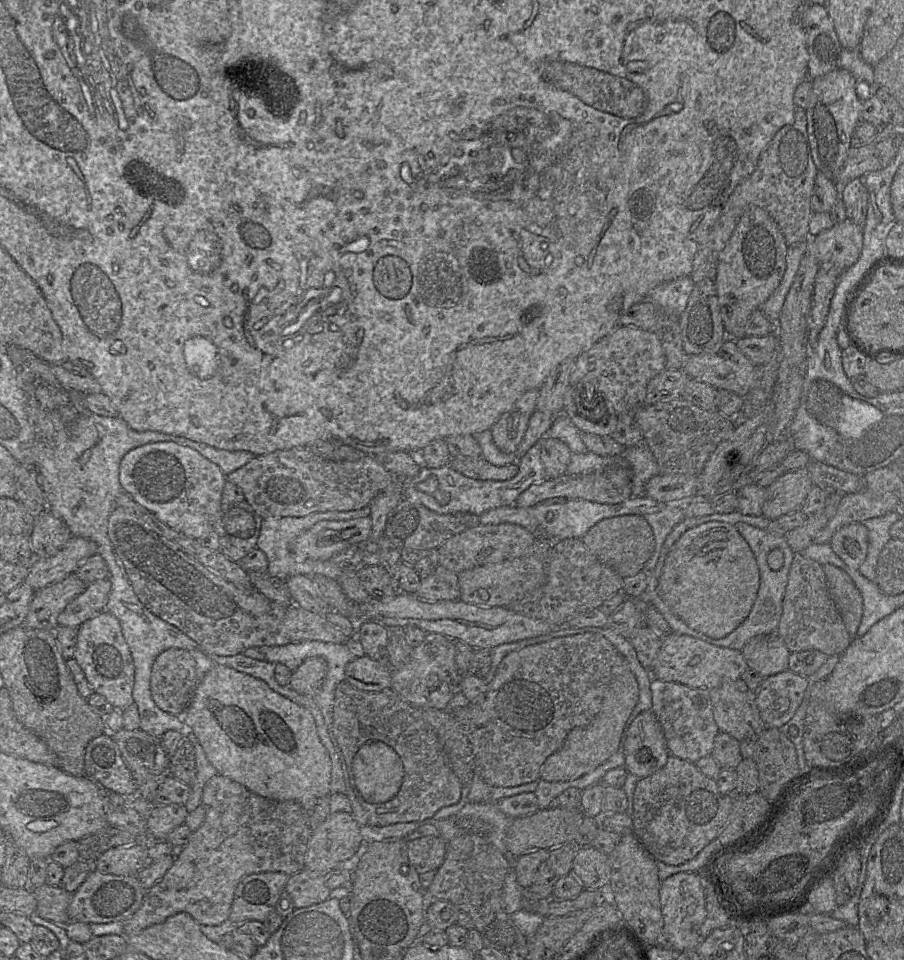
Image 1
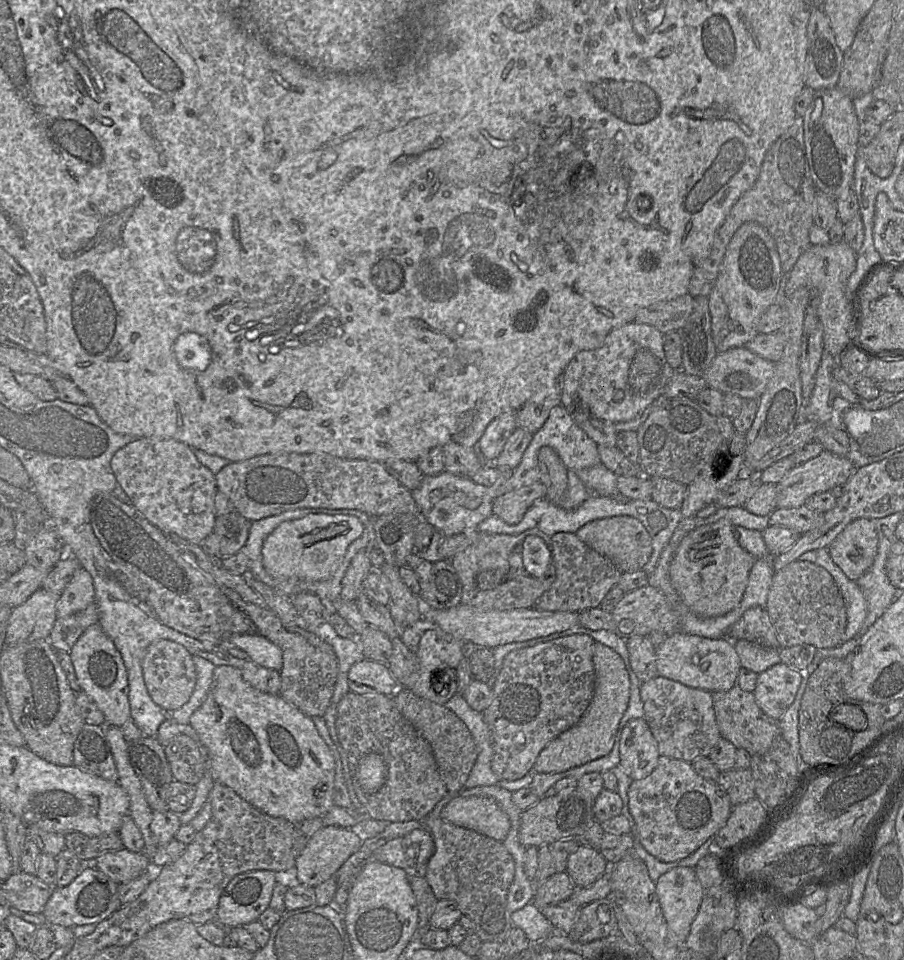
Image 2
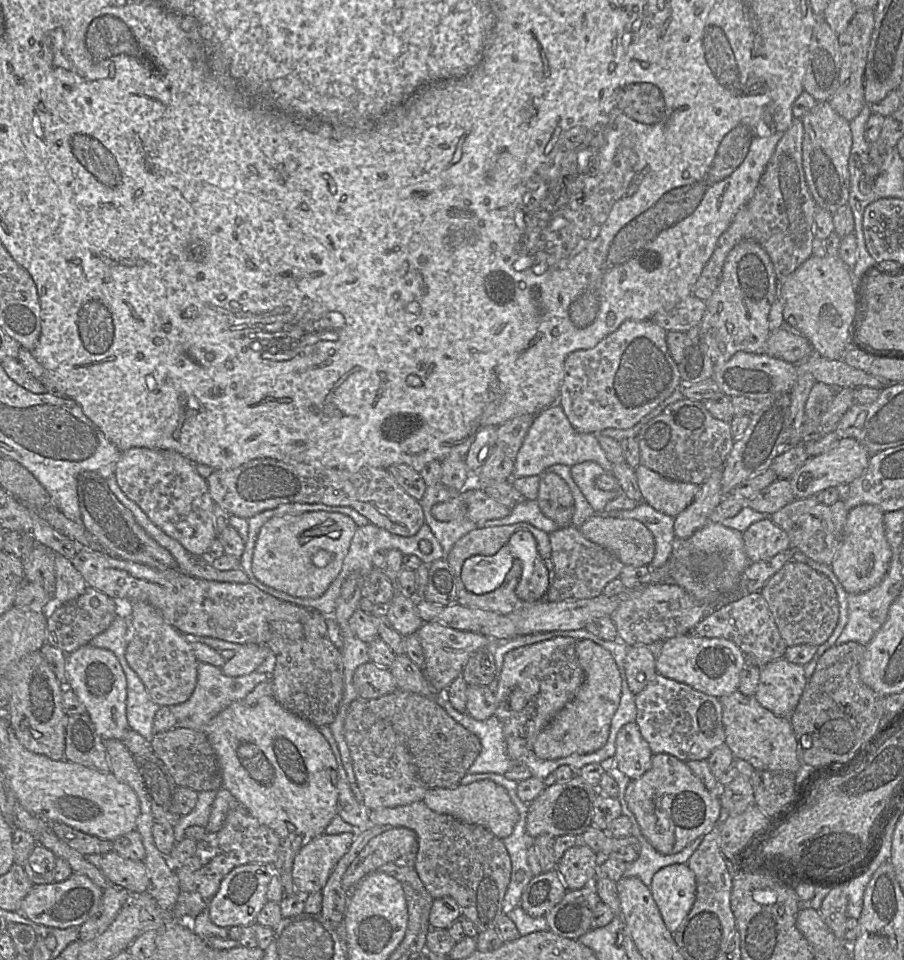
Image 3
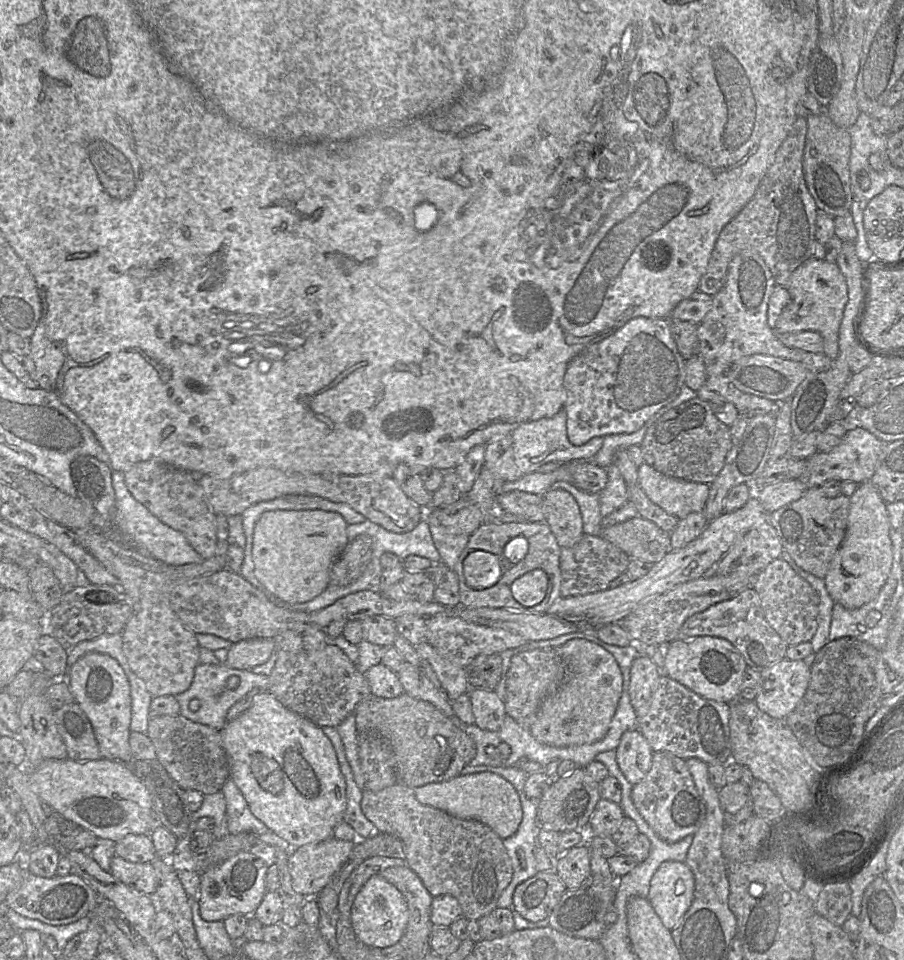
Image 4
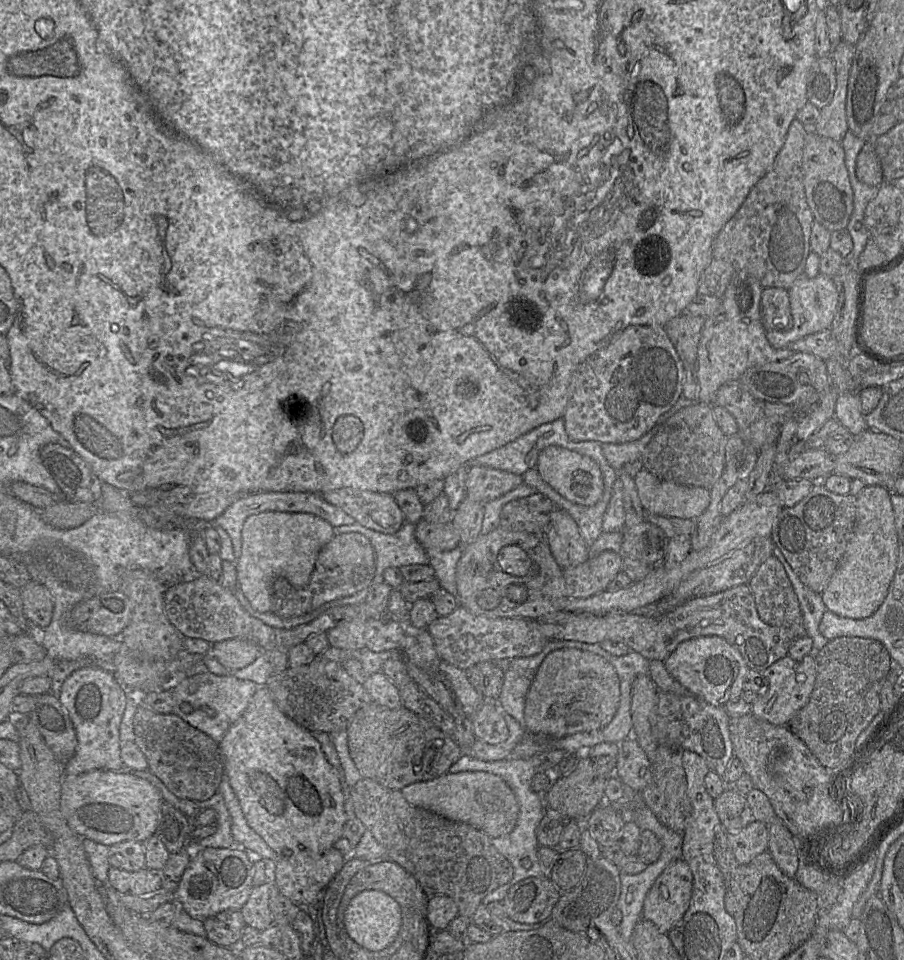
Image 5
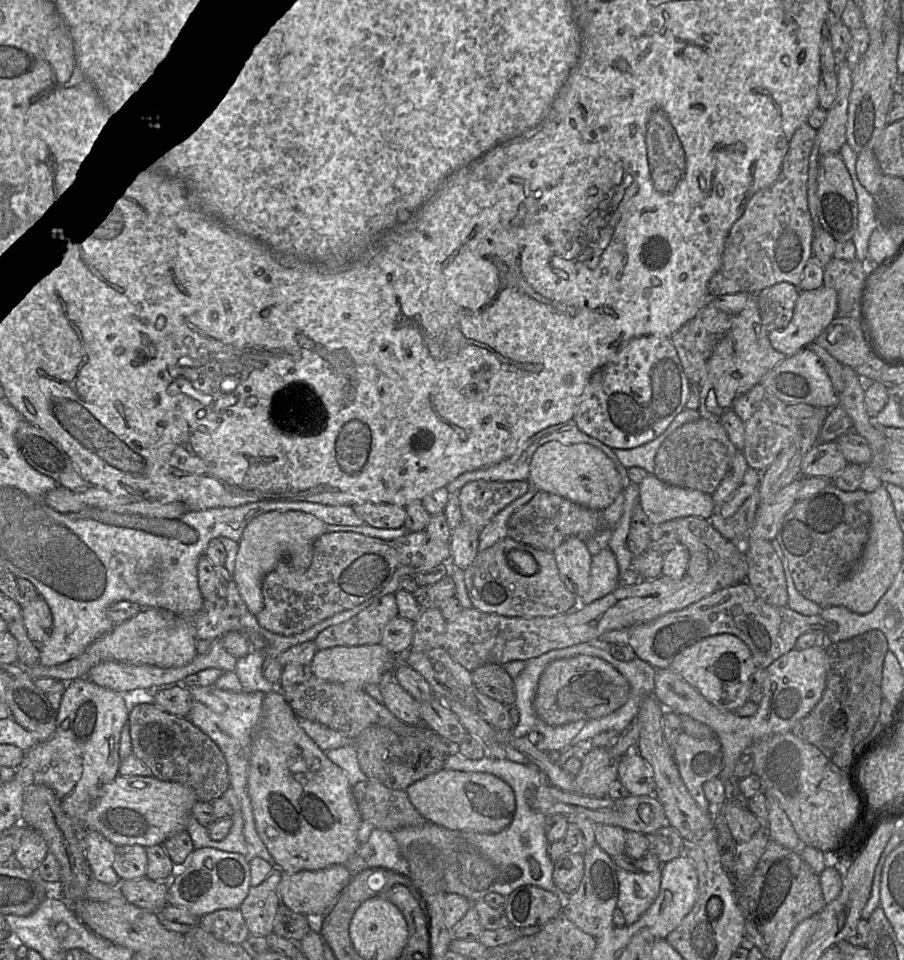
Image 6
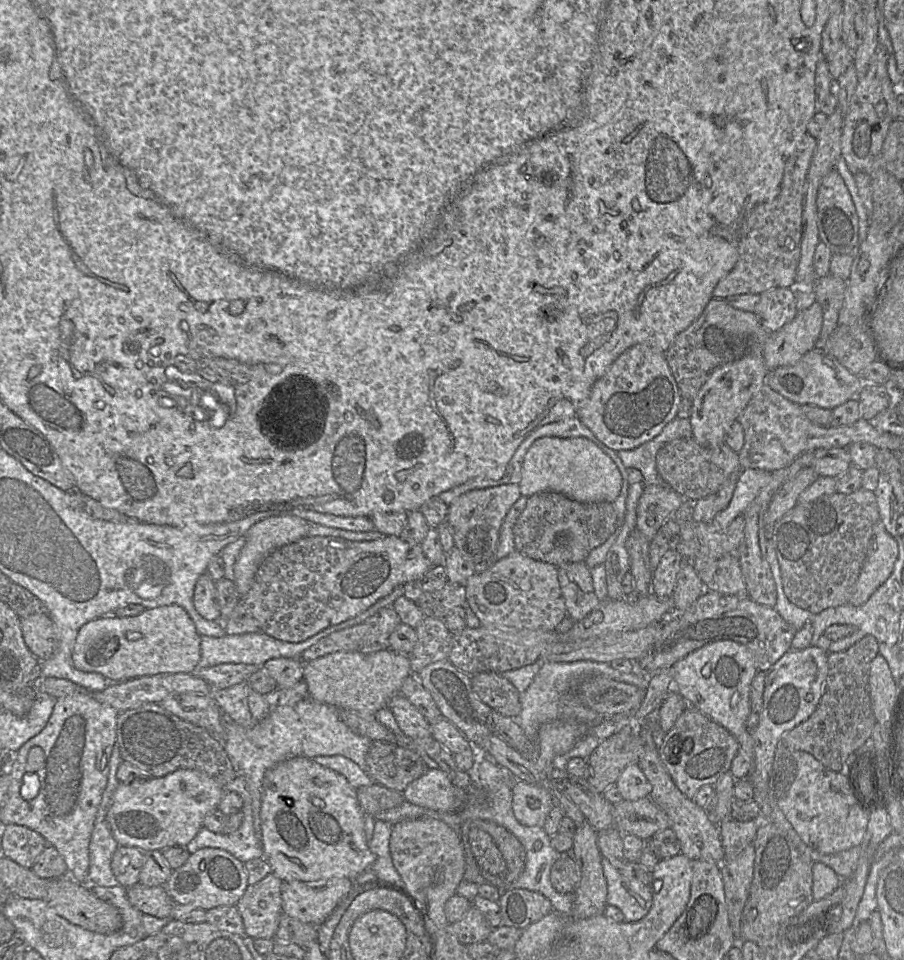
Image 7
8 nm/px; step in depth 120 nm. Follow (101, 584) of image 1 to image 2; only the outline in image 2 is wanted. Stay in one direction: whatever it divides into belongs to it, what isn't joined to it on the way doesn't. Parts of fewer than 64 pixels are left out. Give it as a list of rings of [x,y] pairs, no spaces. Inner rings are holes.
[[[80,567],[60,593],[56,605],[57,618],[81,611],[93,602],[95,602],[93,579],[84,568]]]

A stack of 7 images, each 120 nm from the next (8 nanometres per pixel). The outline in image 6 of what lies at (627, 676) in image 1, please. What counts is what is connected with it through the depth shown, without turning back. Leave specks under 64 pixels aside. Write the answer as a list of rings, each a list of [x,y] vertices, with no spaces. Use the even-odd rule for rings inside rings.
[[[578,655],[548,664],[539,678],[533,707],[544,723],[560,726],[605,717],[623,706],[629,696],[630,685],[614,666],[595,656]]]

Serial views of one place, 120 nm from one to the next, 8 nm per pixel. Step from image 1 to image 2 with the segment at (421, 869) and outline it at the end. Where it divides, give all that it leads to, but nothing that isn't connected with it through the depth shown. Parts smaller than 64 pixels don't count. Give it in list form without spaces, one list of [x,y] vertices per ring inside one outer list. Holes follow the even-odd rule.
[[[425,828],[415,829],[376,849],[372,853],[370,861],[406,869],[411,866],[427,864],[434,850],[434,841],[429,831]]]

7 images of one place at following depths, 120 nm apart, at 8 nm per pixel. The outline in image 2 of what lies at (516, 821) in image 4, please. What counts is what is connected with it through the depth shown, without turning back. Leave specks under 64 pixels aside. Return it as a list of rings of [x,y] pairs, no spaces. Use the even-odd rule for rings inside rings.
[[[460,792],[442,809],[440,817],[503,842],[510,830],[507,813],[493,798],[462,796]]]

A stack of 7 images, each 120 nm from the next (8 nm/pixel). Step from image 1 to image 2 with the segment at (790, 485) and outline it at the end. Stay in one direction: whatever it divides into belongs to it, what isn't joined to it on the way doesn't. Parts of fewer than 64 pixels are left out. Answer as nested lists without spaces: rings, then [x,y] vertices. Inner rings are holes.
[[[823,450],[817,457],[794,466],[784,478],[777,483],[776,507],[797,508],[803,506],[812,495],[831,491],[838,485],[845,485],[854,471],[855,466],[850,460]]]

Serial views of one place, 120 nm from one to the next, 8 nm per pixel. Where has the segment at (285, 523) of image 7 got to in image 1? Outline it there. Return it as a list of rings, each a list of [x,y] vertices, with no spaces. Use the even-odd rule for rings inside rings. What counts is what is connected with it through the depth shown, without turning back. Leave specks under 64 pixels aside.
[[[370,516],[321,520],[291,543],[291,551],[299,559],[326,560],[353,544],[364,544],[371,529]]]

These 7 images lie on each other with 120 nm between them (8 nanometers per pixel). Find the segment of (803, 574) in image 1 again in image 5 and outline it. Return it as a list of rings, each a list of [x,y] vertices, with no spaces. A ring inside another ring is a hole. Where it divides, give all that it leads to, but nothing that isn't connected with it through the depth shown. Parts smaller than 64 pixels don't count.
[[[774,555],[759,566],[747,585],[762,621],[782,627],[803,623],[798,597],[782,563]]]

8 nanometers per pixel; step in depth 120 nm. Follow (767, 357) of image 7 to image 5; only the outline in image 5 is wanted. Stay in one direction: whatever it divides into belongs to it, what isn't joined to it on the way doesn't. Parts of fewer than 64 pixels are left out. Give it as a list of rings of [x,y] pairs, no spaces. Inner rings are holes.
[[[819,273],[814,278],[801,274],[788,289],[793,327],[788,331],[767,331],[769,343],[776,349],[787,348],[789,344],[814,333],[831,328],[834,320],[839,294],[832,277]]]

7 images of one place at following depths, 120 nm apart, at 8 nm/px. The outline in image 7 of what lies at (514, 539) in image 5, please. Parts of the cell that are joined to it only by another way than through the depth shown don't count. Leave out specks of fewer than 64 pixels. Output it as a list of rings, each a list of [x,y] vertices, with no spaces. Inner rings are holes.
[[[517,550],[484,572],[474,573],[465,588],[467,603],[484,627],[554,631],[567,614],[558,567],[533,560]]]

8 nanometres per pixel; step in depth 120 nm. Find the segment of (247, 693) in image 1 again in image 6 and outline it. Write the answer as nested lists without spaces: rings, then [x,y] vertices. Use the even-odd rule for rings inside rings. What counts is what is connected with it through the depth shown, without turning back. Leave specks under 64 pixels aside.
[[[279,690],[271,691],[264,696],[262,704],[262,716],[255,731],[251,746],[248,770],[248,793],[251,800],[257,833],[272,855],[276,863],[275,868],[279,868],[283,874],[294,874],[302,870],[321,870],[337,864],[345,865],[348,859],[358,852],[360,844],[358,842],[357,835],[360,823],[362,822],[362,817],[353,795],[353,787],[350,785],[345,771],[334,764],[326,756],[325,752],[322,751],[300,727],[299,719]]]

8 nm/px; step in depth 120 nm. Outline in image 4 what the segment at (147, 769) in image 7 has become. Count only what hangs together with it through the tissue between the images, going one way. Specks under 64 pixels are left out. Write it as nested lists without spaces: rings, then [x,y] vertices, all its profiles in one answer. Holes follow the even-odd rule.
[[[181,715],[152,716],[147,735],[155,747],[157,760],[183,790],[196,790],[203,795],[214,794],[221,792],[230,780],[229,760],[220,731]]]

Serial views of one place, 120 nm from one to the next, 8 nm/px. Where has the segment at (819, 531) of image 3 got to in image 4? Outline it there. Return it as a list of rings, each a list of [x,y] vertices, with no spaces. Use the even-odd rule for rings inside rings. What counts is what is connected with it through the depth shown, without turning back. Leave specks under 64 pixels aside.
[[[821,487],[808,488],[797,501],[770,513],[768,522],[776,530],[784,551],[795,563],[814,576],[825,579],[846,533],[850,499],[844,495],[831,499],[823,495]]]

